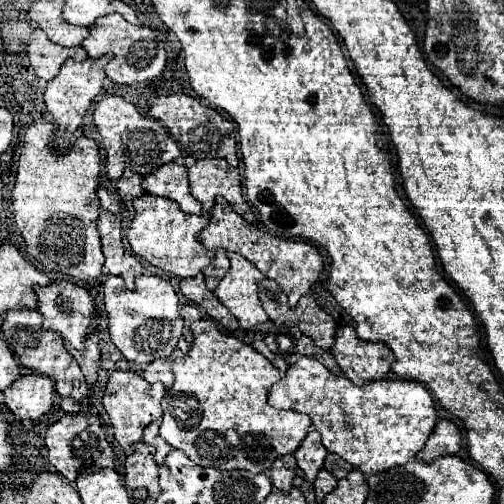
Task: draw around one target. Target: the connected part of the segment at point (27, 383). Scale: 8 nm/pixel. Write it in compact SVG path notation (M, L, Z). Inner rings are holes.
M42 375L18 377L4 391L4 405L20 419L40 419L54 405L54 383Z

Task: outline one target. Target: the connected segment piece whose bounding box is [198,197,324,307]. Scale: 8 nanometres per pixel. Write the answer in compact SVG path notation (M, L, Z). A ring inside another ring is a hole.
M218 197L214 201L214 207L210 211L210 223L208 223L208 227L204 227L198 233L198 241L208 249L222 247L226 251L234 251L234 253L240 253L242 257L246 257L250 263L254 263L264 273L264 277L274 279L280 285L280 289L288 295L290 307L294 307L298 303L300 295L310 291L310 287L318 279L318 273L324 267L322 255L318 253L316 247L312 247L306 241L282 239L282 237L276 237L276 235L270 235L270 233L258 229L256 225L244 221L222 197Z

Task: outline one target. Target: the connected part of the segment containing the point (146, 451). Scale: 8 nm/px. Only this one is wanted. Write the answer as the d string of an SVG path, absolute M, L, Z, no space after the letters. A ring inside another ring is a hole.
M138 443L134 453L126 459L126 485L130 489L148 489L148 497L156 499L160 493L158 465L154 463L154 449L146 443Z

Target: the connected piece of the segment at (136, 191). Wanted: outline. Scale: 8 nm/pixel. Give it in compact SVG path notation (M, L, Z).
M126 177L118 179L114 185L120 189L122 197L130 197L130 199L134 199L136 195L142 195L142 189L140 189L138 185L134 187L134 181L130 181L130 179L126 179Z

